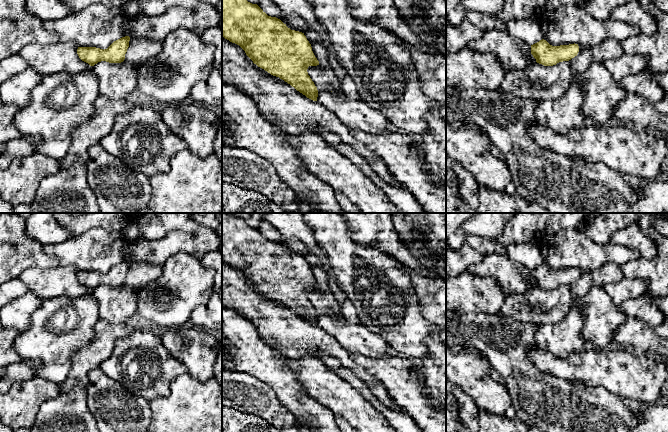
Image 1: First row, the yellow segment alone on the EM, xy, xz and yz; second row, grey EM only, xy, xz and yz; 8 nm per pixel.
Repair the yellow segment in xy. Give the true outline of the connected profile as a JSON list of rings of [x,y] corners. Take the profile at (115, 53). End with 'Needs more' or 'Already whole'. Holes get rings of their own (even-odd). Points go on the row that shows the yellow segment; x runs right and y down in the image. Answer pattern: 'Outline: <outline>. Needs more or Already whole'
Outline: [[[129,36],[122,37],[104,50],[96,47],[78,47],[77,54],[82,61],[88,63],[90,66],[94,66],[101,61],[121,63],[125,59],[129,41]]]. Already whole

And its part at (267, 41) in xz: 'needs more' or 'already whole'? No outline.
already whole

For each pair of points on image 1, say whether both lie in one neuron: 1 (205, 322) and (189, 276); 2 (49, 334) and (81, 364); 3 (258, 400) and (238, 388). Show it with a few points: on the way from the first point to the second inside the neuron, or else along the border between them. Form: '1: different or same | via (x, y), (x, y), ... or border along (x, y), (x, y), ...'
1: different | border along (211, 293), (205, 302), (193, 310), (189, 323)
2: different | border along (91, 341), (72, 356), (71, 368), (66, 378)
3: same | via (253, 396), (243, 392)

